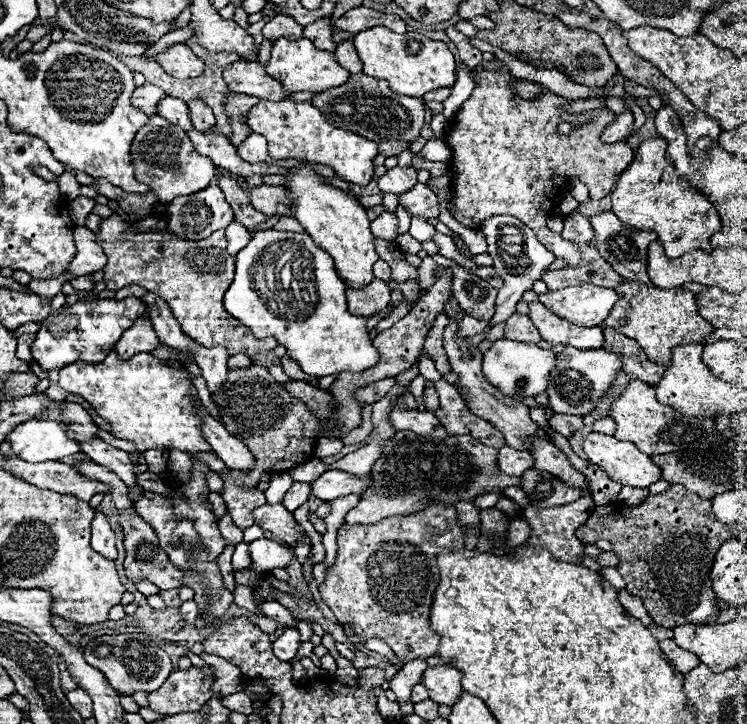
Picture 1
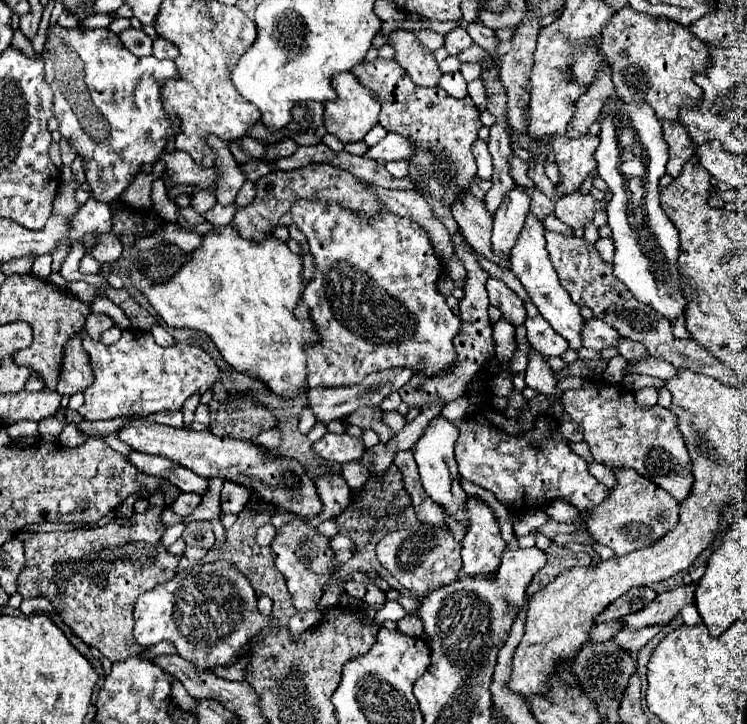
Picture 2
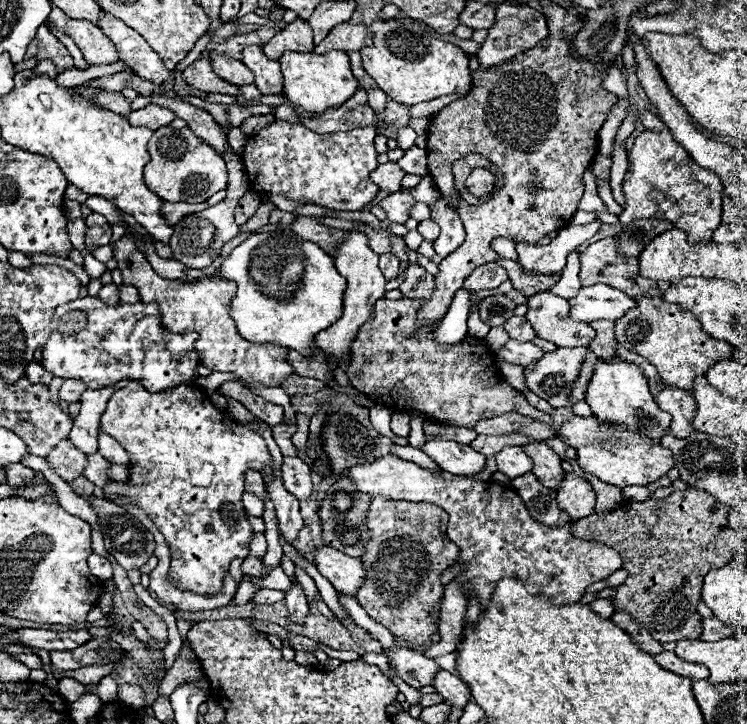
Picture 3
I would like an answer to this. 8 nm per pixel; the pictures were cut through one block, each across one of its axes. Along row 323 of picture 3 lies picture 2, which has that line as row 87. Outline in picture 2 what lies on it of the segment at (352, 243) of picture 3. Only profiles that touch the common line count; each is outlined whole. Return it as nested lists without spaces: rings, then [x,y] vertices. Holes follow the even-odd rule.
[[[342,72],[334,76],[334,88],[338,92],[338,100],[324,104],[324,126],[328,134],[334,134],[342,142],[360,142],[364,136],[378,124],[378,112],[380,112],[380,100],[370,94],[366,86],[360,84],[360,80],[354,78],[352,72]]]

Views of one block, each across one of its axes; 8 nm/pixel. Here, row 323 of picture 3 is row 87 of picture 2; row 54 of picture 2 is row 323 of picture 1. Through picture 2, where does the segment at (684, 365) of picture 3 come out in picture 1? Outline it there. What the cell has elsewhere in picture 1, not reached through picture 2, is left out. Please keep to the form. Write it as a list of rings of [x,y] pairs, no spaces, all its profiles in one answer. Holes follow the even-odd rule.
[[[624,280],[616,288],[616,292],[620,294],[620,300],[616,302],[604,326],[610,326],[620,334],[636,340],[646,350],[648,360],[660,366],[672,364],[672,348],[680,344],[702,344],[714,332],[714,326],[698,314],[696,298],[694,292],[690,290],[684,288],[664,290],[664,288]]]

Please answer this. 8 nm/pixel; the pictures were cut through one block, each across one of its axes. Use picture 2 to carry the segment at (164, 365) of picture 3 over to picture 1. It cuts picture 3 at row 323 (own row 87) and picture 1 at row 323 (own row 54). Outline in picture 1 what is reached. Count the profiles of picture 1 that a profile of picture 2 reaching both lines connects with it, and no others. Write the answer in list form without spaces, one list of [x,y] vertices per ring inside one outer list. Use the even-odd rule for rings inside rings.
[[[130,296],[120,302],[116,300],[80,300],[72,306],[64,304],[52,312],[42,324],[32,344],[32,356],[44,370],[60,370],[72,362],[102,362],[122,334],[132,328],[138,318],[150,320],[150,308],[138,298]]]

